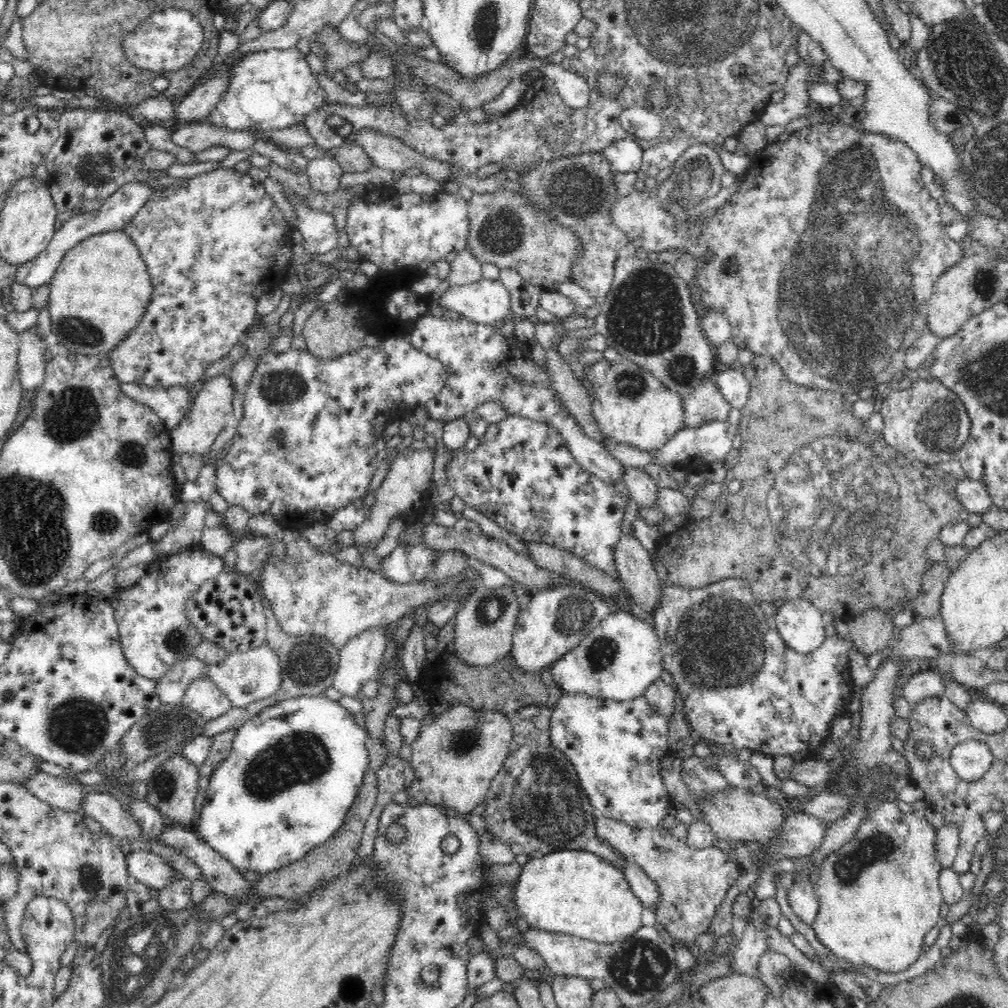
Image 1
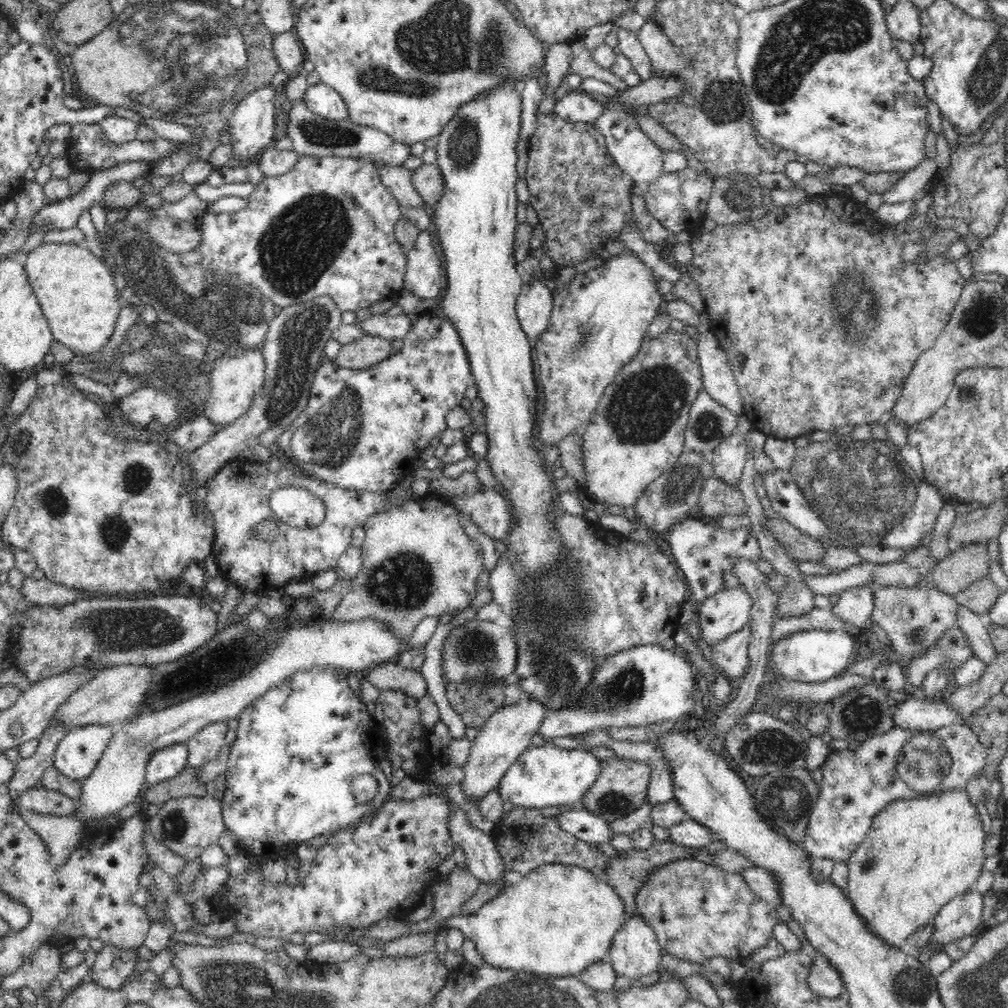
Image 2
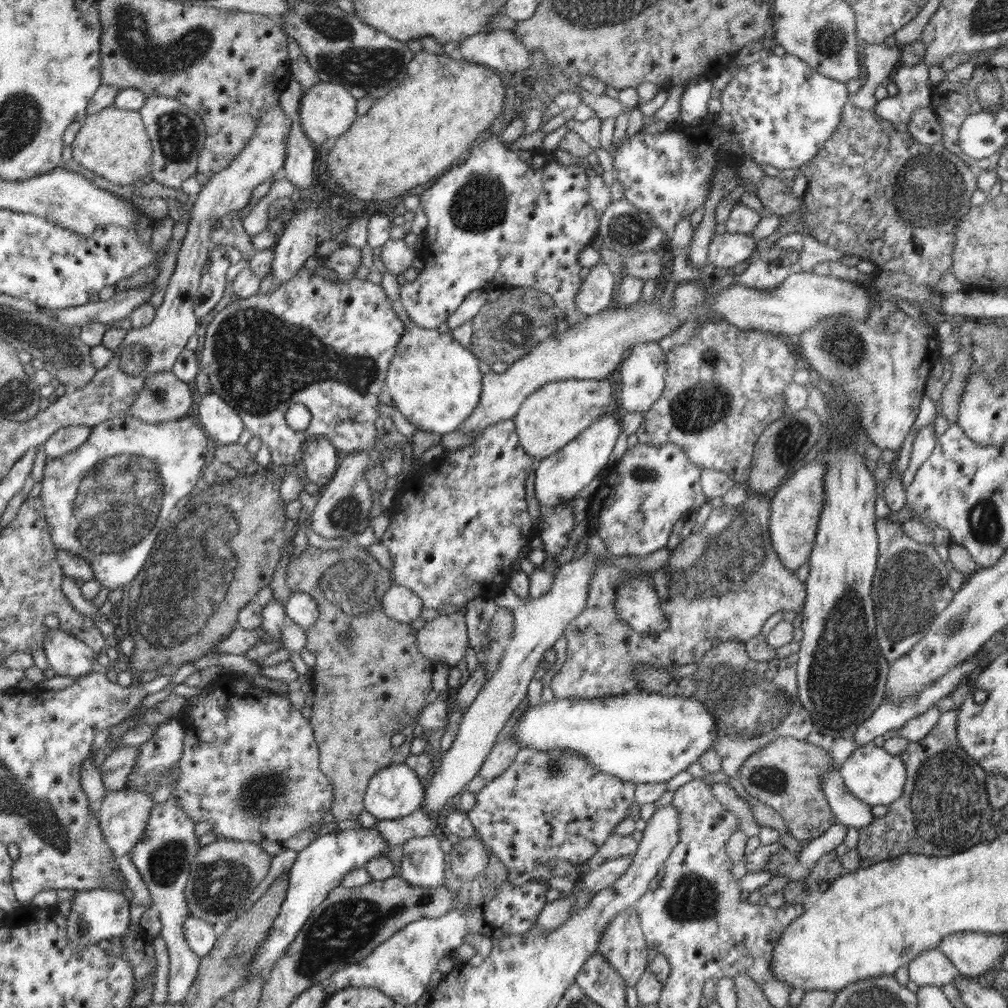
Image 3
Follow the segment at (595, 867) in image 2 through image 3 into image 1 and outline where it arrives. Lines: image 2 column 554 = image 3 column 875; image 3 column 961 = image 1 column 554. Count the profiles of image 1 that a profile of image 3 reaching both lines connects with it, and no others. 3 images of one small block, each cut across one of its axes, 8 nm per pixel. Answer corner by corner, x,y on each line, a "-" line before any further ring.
530,704
513,715
513,738
508,756
492,780
485,798
486,808
481,814
486,829
508,844
519,860
538,858
552,851
586,850
620,869
626,859
598,840
598,814
580,785
576,767
550,741
548,728
552,712
546,706

